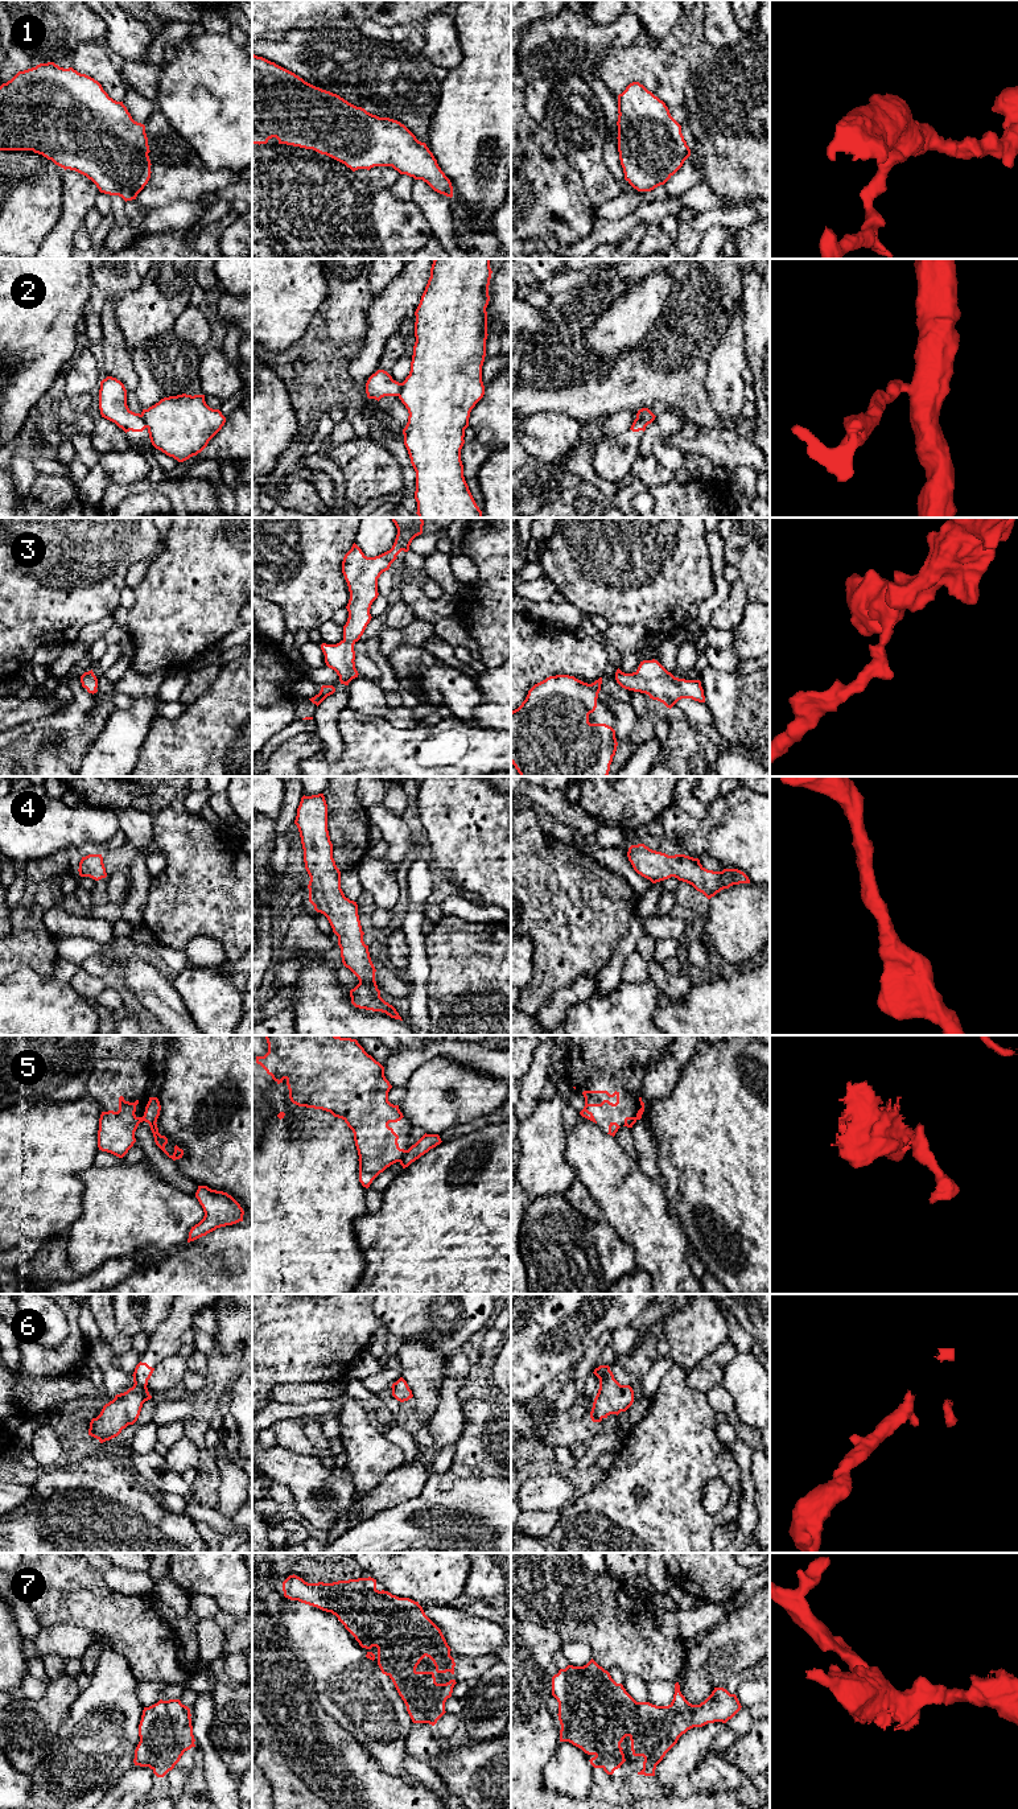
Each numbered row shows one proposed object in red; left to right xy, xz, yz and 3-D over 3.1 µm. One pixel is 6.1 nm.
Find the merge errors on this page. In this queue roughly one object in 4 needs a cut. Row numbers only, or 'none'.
2, 5

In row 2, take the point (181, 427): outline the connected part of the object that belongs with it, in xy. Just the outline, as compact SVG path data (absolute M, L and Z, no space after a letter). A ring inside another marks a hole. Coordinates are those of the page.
M177 395L161 399L141 417L148 428L152 445L184 462L201 453L222 429L226 417L210 408L205 395Z

